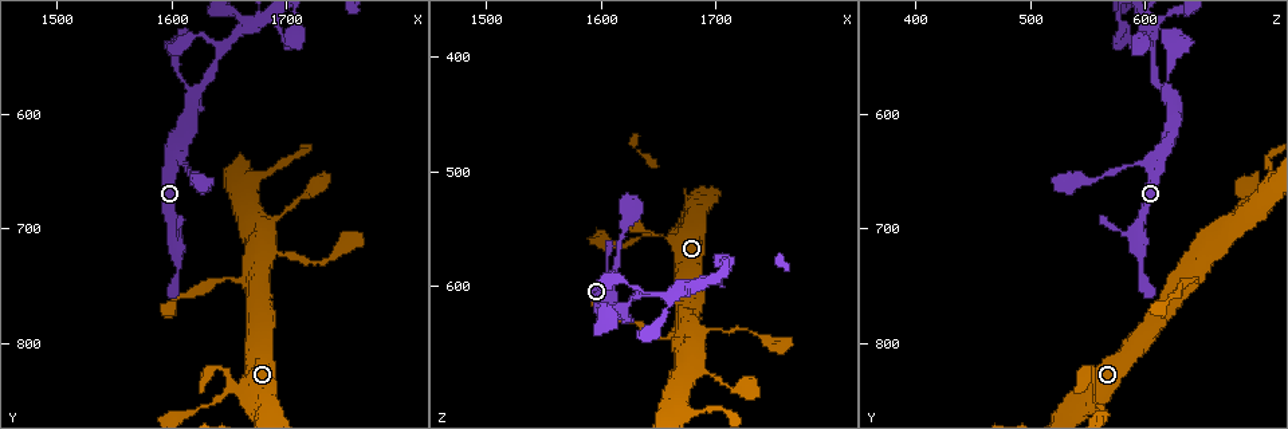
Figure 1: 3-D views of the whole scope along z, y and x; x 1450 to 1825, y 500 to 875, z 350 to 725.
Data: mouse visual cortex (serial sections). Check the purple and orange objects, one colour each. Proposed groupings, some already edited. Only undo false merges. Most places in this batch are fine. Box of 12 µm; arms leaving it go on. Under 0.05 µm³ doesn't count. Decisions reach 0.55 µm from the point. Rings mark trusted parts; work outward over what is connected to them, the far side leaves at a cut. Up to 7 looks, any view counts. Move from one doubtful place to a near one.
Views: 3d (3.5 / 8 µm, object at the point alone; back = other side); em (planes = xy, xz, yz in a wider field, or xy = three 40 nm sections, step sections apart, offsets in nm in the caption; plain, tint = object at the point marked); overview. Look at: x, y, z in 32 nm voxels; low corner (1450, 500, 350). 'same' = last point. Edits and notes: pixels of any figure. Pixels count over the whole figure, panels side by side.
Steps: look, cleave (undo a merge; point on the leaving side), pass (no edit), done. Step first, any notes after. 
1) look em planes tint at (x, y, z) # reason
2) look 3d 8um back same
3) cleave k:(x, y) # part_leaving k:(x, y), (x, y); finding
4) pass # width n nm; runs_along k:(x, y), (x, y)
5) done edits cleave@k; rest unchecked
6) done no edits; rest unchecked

look 3d 3.5um at (1688, 722, 640) # abrupt turn

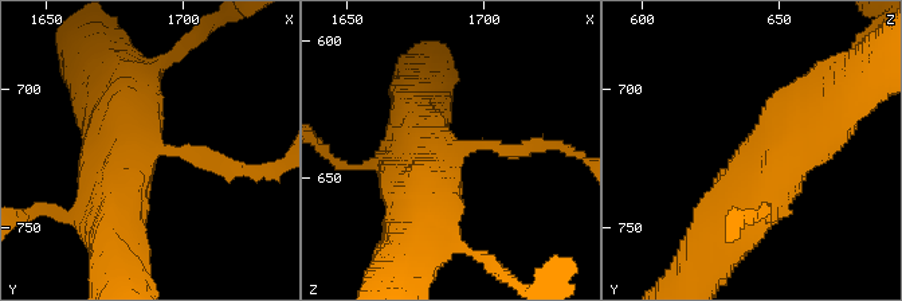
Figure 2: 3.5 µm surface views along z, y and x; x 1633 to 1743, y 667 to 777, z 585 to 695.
look em xy step 5 tint at (1687, 721, 642) # shape alone is not enough

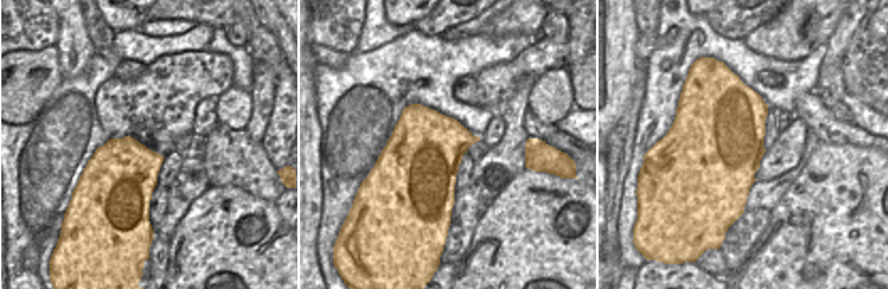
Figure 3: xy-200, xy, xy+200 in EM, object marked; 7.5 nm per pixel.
pass # runs_along 2:(718, 243), (822, 94); continuous, no second cell

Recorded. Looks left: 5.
look 3d 3.5um back at (1606, 738, 596) # a narrow waist

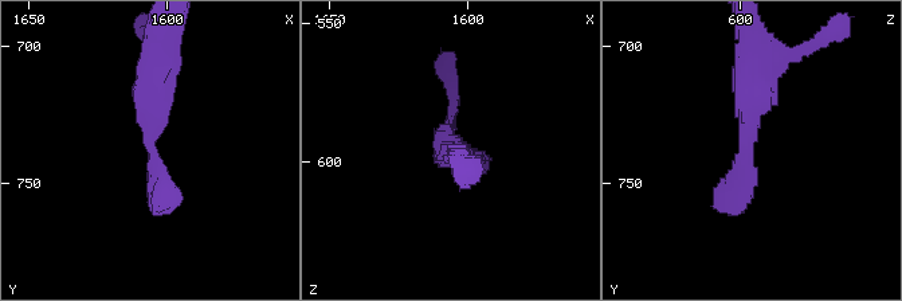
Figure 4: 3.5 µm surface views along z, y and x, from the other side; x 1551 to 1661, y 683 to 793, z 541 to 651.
look em planes tint at (1605, 738, 599) # now the EM

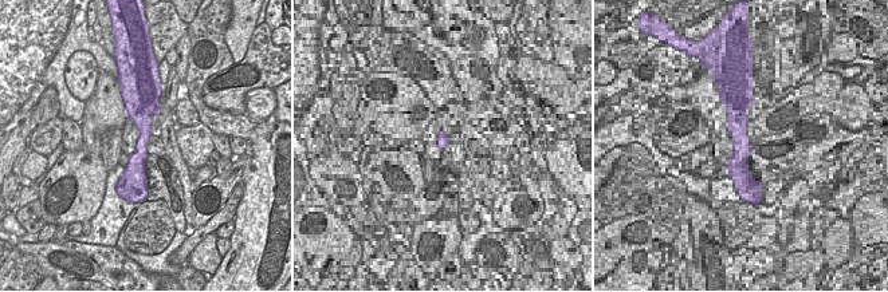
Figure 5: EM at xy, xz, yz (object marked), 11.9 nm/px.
pass # width 190 nm; runs_along 5:(138, 99), (144, 185); one cell here

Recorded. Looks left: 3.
look 3d 3.5um at (1662, 526, 606) # a fork

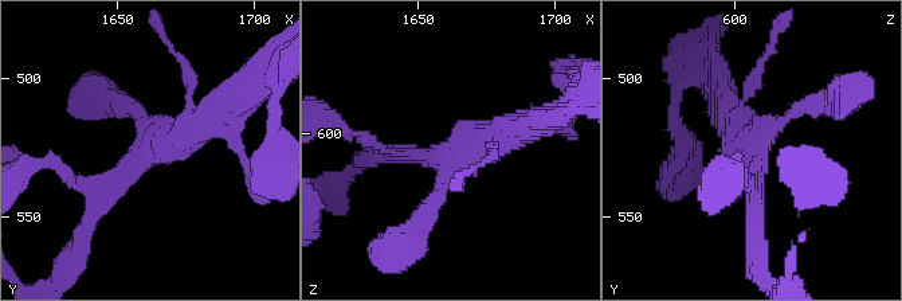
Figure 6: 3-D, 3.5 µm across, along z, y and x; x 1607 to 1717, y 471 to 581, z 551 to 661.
look em xy step 5 tint at (1663, 526, 608) # arms 3; arm_widths 200, 250, 400 nm

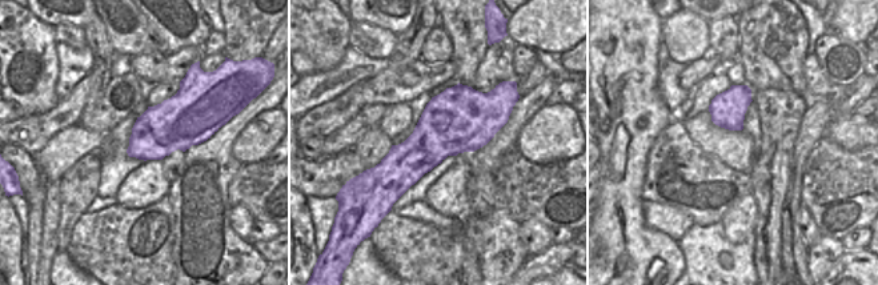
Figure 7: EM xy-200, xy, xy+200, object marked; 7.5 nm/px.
pass # runs_along 6:(89, 217), (155, 147), (228, 109); continuous, no second cell

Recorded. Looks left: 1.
done no edits; rest unchecked

